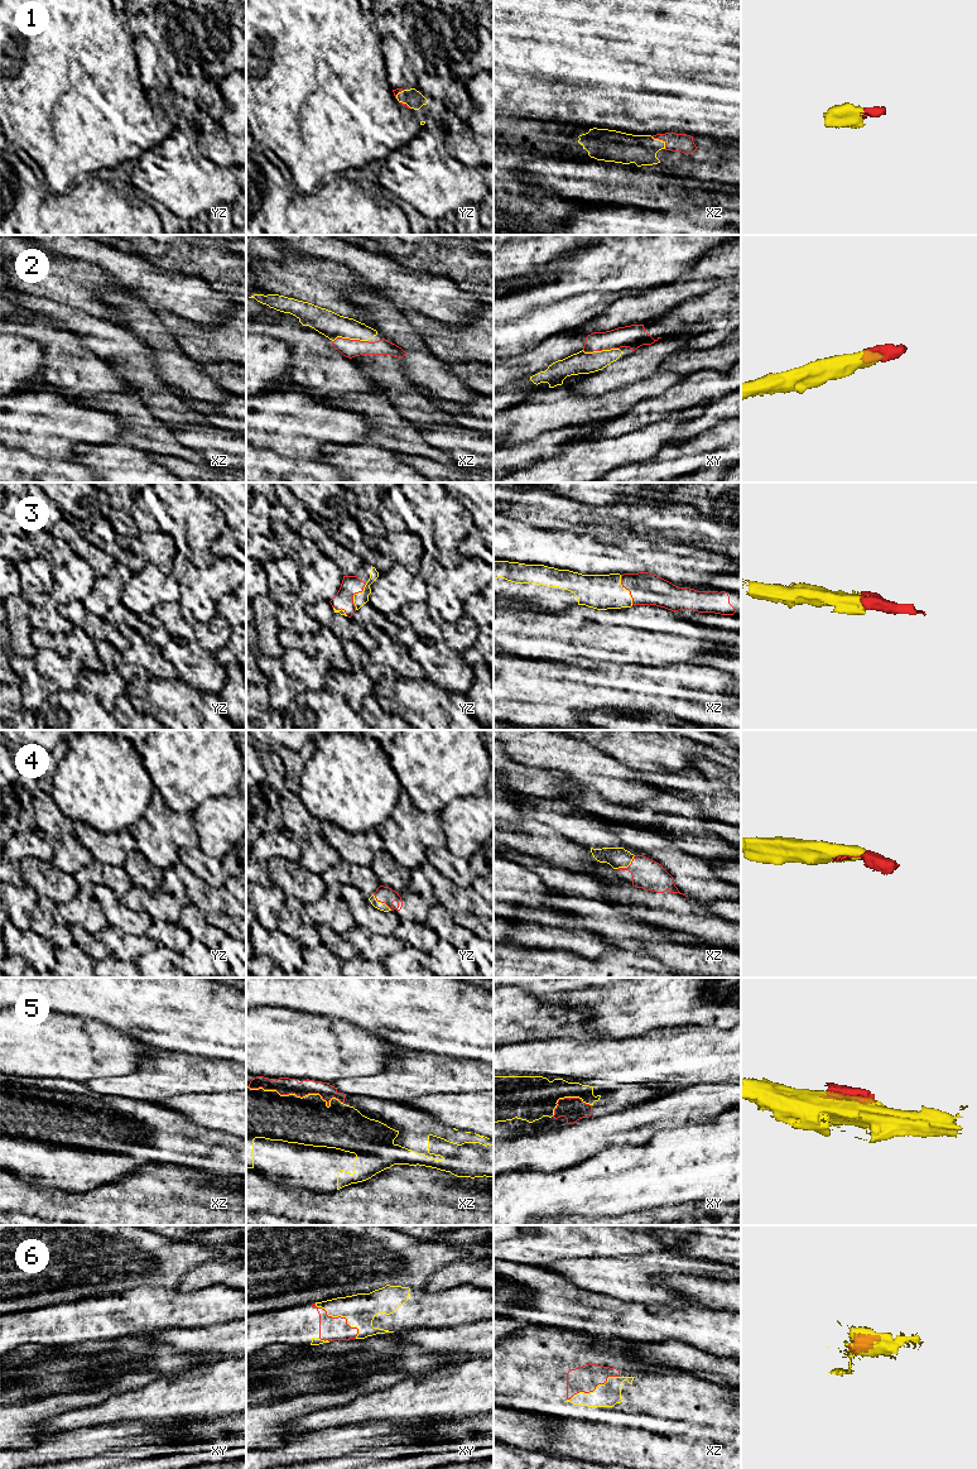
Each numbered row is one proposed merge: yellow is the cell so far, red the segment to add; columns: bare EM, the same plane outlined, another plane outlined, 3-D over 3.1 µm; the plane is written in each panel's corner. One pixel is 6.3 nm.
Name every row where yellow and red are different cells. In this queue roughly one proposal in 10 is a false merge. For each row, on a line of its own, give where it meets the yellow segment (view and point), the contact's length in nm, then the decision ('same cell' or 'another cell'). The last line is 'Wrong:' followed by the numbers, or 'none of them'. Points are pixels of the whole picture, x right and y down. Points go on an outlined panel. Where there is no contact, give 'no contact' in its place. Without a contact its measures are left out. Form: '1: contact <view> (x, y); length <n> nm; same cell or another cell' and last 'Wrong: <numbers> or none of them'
1: contact xz (660, 140); length 120 nm; same cell
2: contact xy (600, 351); length 240 nm; same cell
3: contact yz (355, 594); length 190 nm; same cell
4: contact yz (380, 902); length 160 nm; same cell
5: contact xz (294, 1094); length 600 nm; same cell
6: contact xy (341, 1316); length 340 nm; same cell
Wrong: none of them

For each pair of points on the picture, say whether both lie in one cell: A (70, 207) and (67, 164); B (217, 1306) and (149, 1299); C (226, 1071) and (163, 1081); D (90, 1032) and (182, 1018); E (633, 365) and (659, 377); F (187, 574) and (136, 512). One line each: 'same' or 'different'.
A: different
B: same
C: same
D: different
E: different
F: same

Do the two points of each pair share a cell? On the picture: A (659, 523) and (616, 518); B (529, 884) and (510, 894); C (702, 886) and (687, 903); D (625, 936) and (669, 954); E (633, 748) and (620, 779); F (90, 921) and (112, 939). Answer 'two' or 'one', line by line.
A: one
B: one
C: two
D: one
E: two
F: two

